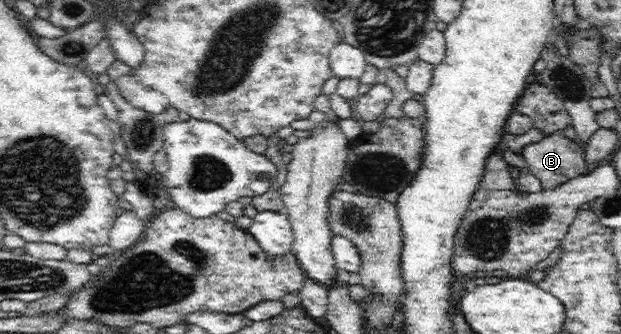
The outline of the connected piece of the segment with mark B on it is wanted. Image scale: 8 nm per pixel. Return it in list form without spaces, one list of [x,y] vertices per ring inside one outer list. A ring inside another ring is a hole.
[[[558,132],[527,144],[521,154],[528,163],[528,170],[540,180],[543,189],[549,190],[572,178],[588,173],[585,150],[586,147],[583,147],[578,141],[569,139],[562,132]]]

